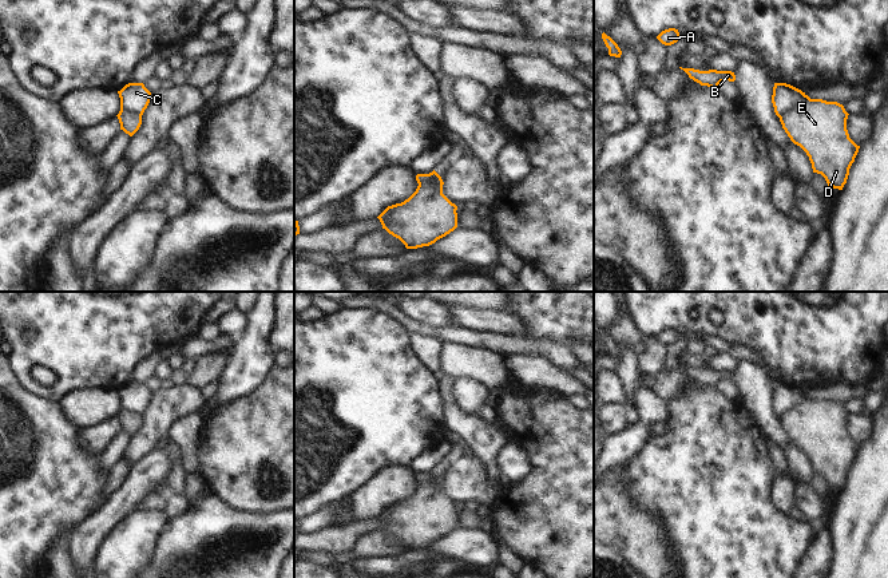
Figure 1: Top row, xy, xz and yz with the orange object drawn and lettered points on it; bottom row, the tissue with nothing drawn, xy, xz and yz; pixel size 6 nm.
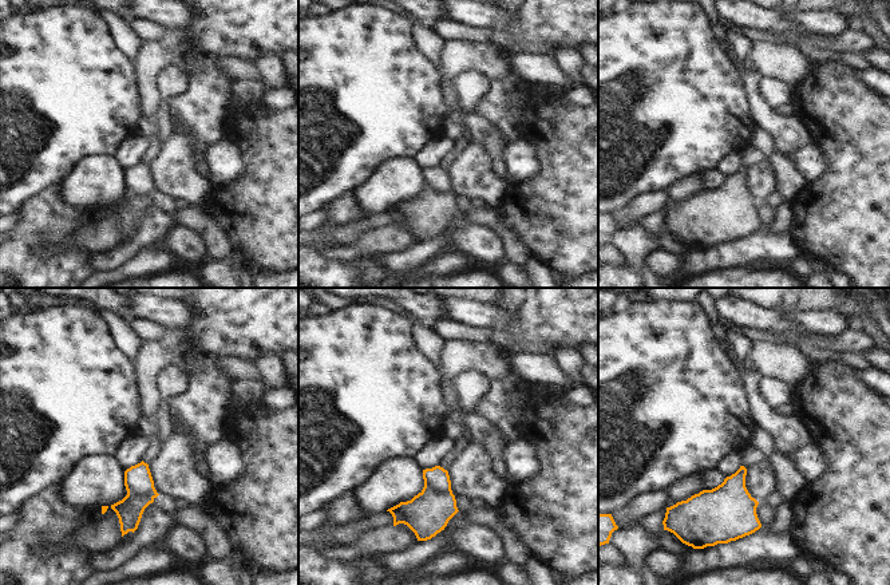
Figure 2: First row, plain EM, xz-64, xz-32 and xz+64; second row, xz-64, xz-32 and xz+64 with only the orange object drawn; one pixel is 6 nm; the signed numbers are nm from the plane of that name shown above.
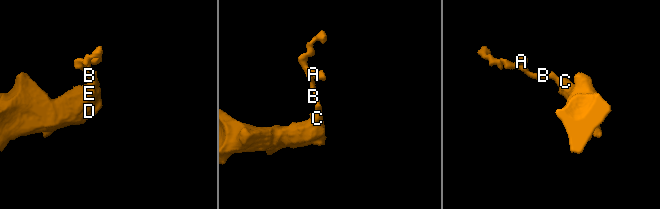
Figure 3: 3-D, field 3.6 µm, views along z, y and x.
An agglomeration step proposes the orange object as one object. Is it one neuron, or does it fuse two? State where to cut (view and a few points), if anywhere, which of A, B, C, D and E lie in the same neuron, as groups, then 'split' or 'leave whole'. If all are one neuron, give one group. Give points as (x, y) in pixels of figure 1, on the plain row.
cut yz (807, 395), (780, 418); groups A B C / D E; split

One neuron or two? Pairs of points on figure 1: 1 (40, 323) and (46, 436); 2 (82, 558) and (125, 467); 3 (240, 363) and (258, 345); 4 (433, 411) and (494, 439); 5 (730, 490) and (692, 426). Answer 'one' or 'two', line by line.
1: two
2: two
3: one
4: two
5: one

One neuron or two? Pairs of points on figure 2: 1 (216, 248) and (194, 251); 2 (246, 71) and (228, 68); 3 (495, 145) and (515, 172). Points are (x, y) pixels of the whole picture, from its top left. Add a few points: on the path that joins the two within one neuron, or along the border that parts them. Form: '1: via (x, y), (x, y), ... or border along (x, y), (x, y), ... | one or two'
1: border along (184, 226), (193, 228), (204, 238), (206, 251) | two
2: via (242, 70), (232, 68) | one
3: border along (502, 146), (505, 178) | two

